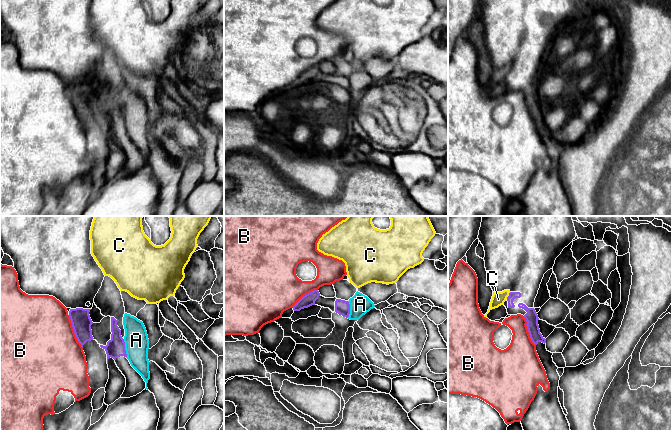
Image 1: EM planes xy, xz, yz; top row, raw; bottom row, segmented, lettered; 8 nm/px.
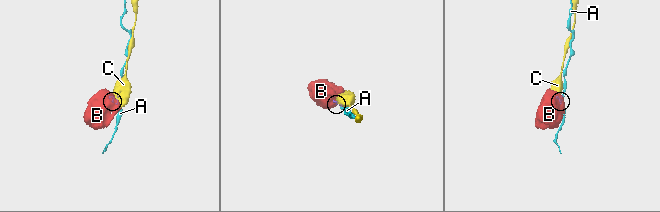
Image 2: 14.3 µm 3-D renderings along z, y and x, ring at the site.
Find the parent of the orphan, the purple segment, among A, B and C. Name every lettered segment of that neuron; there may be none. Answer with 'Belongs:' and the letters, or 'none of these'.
Belongs: none of these

